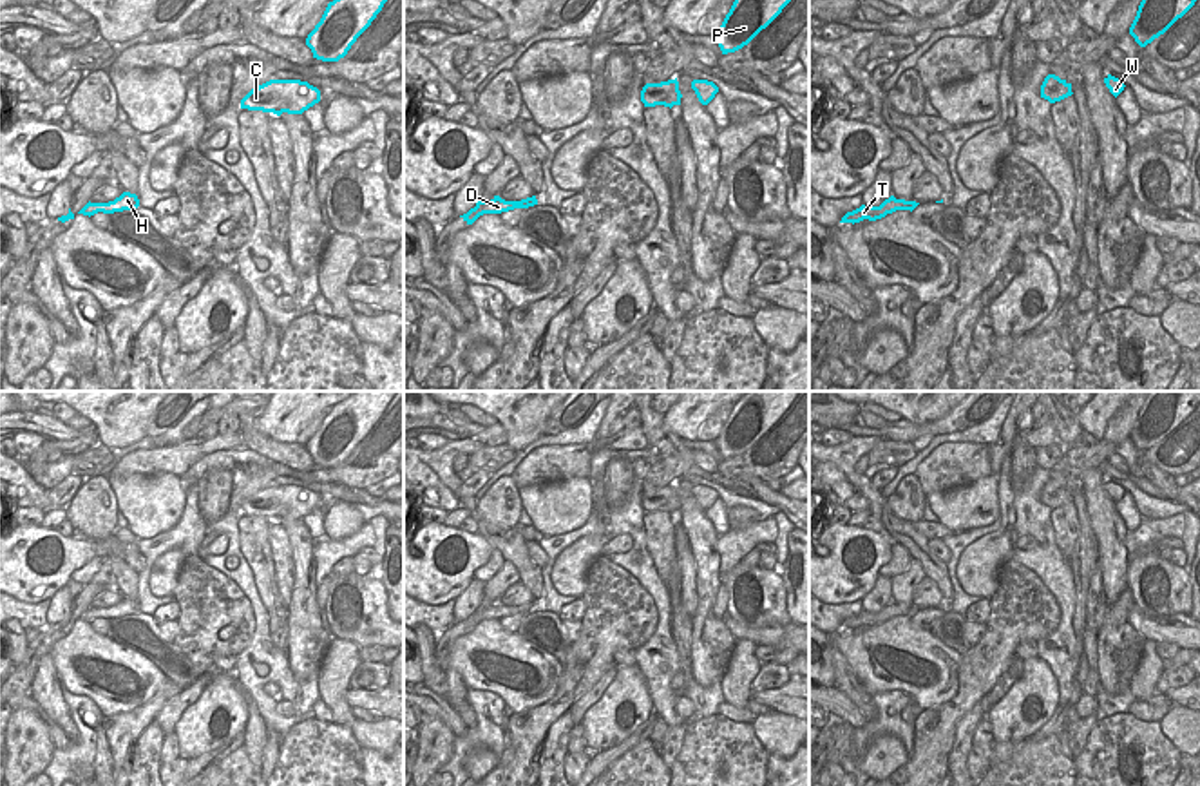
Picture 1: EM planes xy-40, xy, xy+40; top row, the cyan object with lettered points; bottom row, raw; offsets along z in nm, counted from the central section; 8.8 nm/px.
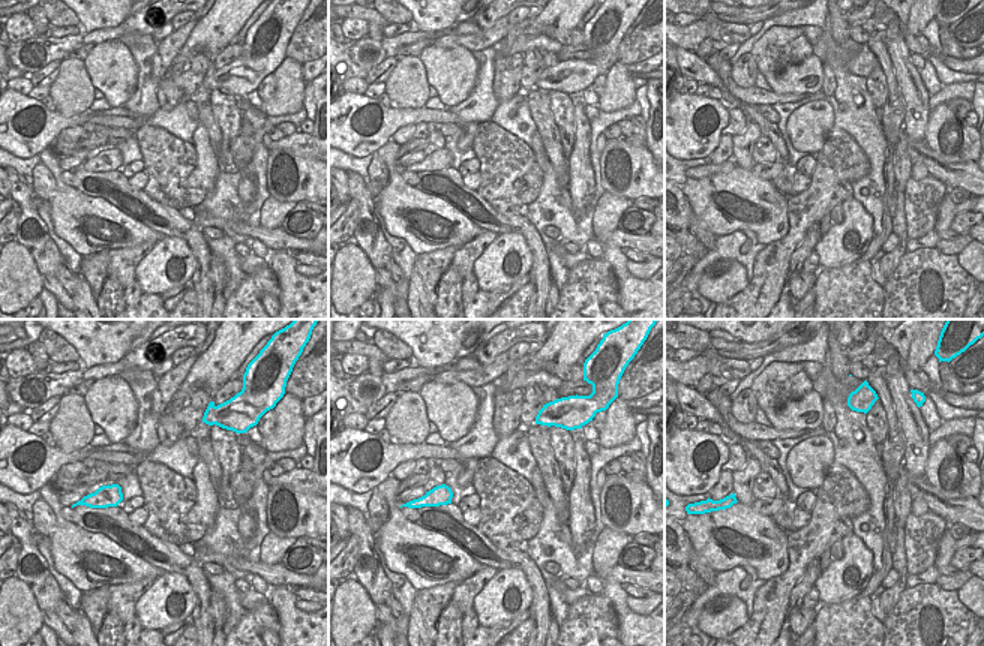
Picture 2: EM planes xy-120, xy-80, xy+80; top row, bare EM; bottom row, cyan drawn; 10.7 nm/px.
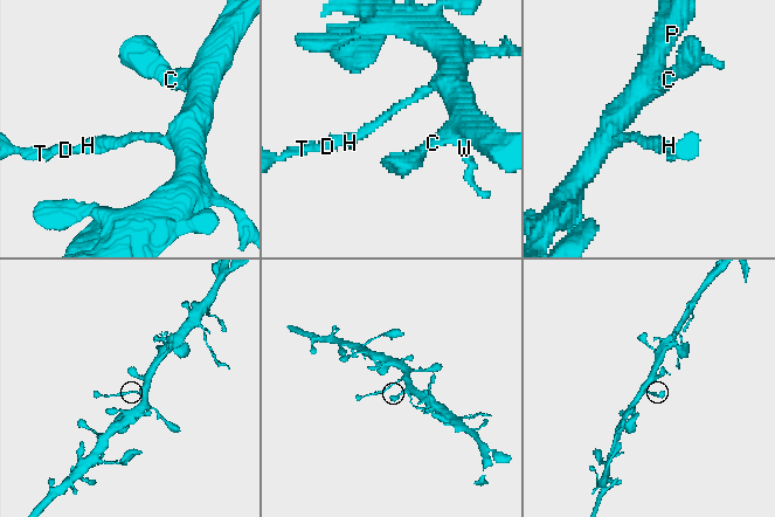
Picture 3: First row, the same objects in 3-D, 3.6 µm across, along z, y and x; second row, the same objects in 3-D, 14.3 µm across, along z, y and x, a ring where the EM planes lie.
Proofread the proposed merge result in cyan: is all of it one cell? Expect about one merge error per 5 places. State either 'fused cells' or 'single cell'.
single cell

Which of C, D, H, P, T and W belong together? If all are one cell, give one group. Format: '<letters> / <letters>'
C D H P T W

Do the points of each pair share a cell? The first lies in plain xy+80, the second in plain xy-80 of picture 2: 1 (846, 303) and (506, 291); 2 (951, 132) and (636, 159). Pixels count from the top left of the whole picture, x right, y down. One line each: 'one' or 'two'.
1: two
2: one

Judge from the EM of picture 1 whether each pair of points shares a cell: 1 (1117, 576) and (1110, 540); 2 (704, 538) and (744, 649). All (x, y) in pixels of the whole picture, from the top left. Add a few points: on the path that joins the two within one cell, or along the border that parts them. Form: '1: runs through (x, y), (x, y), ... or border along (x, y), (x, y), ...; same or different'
1: runs through (1114, 567), (1112, 549); same
2: border along (737, 642), (726, 672), (719, 680); different

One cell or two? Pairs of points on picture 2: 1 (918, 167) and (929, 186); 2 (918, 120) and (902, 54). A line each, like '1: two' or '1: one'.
1: two
2: one

